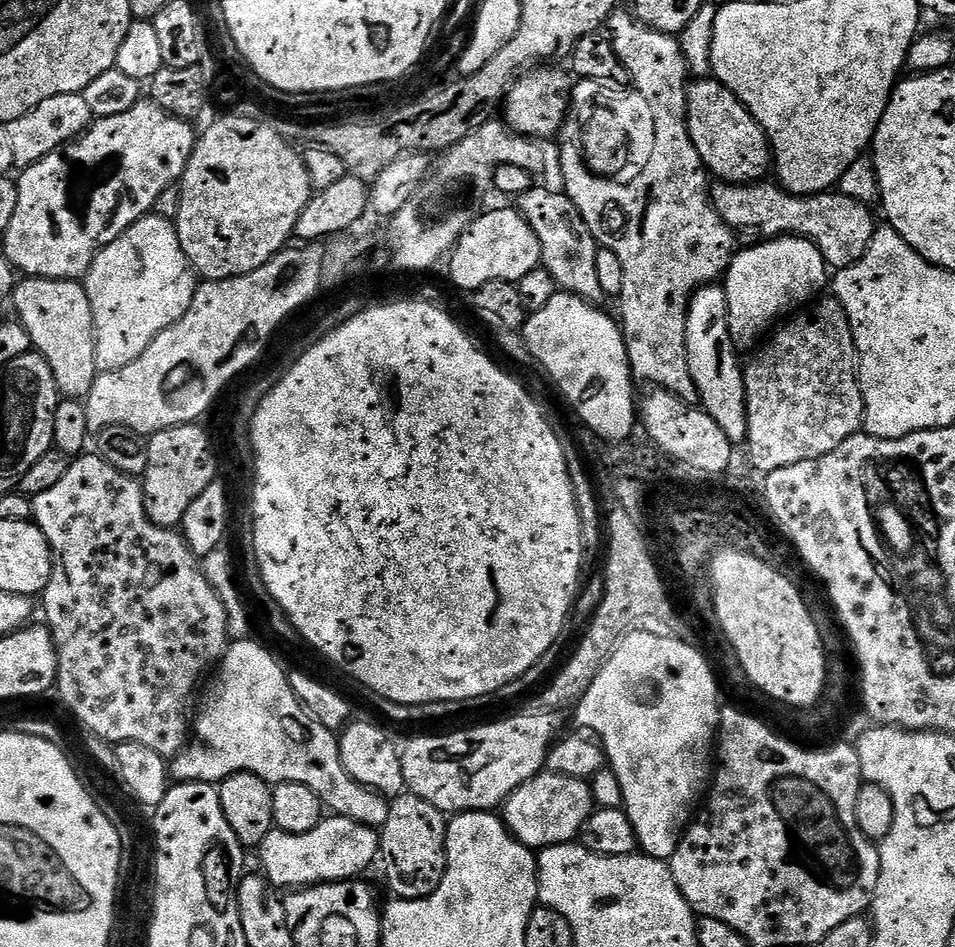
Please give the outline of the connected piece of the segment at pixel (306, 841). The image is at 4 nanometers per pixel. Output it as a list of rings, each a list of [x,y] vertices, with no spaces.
[[[329,815],[321,820],[320,825],[306,834],[286,834],[274,830],[259,845],[260,864],[263,875],[277,890],[297,890],[309,888],[312,885],[333,884],[336,881],[355,881],[363,877],[368,867],[377,863],[380,854],[380,834],[377,829],[367,828],[365,824],[354,822],[345,816]]]

